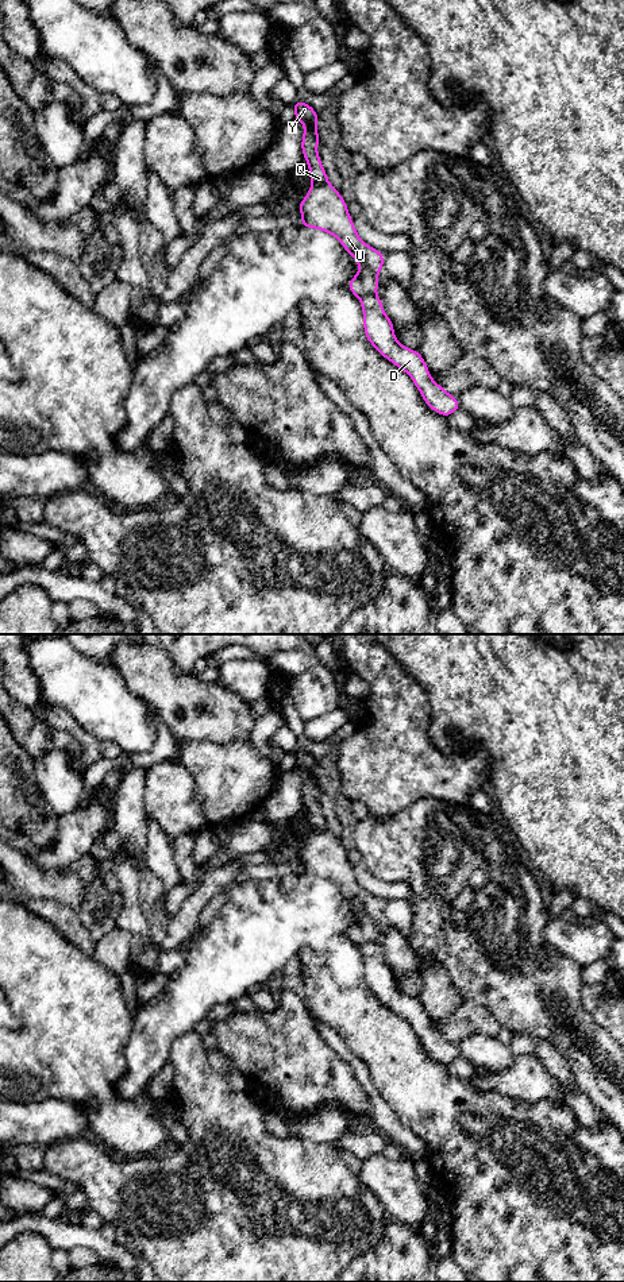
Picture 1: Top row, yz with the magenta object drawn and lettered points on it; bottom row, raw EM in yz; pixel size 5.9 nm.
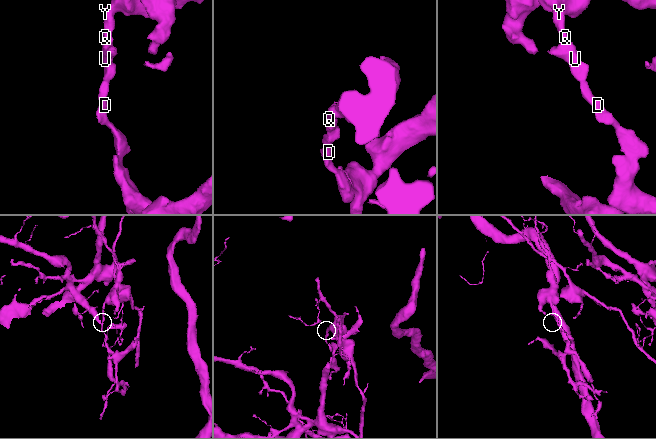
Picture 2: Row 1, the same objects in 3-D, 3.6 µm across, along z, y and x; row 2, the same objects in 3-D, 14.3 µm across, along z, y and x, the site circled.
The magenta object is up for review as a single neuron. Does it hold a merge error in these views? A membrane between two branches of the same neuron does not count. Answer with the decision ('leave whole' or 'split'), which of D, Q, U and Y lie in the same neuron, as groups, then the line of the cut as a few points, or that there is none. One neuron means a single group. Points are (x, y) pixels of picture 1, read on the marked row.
split; groups D / Q U Y; cut yz (373, 293), (366, 293), (361, 297)

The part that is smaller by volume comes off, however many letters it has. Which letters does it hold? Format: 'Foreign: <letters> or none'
Foreign: D

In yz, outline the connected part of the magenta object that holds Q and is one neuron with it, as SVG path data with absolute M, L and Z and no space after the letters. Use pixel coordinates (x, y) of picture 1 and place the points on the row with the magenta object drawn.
M307 103L290 104L296 112L293 121L304 123L303 155L308 163L312 185L300 201L301 225L335 236L343 248L358 262L359 271L347 285L354 297L374 294L378 290L378 273L384 269L384 252L367 246L357 233L347 202L328 181L317 154L317 113Z

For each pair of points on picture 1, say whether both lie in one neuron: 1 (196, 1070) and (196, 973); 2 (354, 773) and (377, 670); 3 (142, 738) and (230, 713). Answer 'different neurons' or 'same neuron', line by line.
1: different neurons
2: same neuron
3: different neurons

